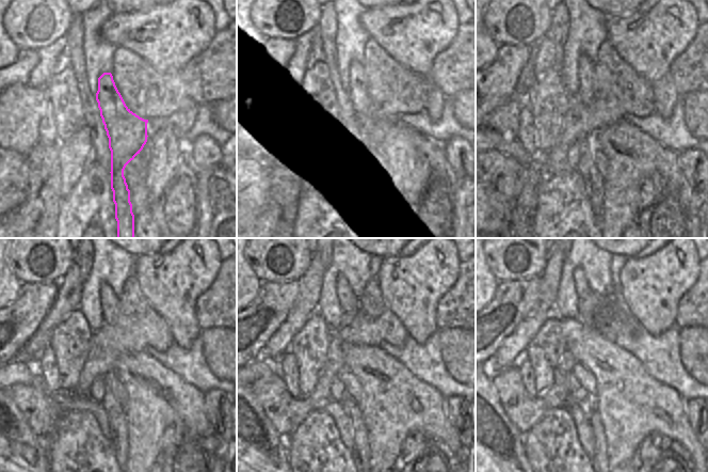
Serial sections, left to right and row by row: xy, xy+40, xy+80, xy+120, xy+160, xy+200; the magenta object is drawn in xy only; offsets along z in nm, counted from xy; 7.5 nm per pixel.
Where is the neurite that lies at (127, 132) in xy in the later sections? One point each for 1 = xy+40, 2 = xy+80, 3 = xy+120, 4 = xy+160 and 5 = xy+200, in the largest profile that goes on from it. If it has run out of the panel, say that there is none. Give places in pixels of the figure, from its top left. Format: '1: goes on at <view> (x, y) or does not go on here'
1: goes on at xy+40 (353, 80)
2: goes on at xy+80 (585, 67)
3: goes on at xy+120 (109, 302)
4: goes on at xy+160 (349, 303)
5: goes on at xy+200 (582, 289)

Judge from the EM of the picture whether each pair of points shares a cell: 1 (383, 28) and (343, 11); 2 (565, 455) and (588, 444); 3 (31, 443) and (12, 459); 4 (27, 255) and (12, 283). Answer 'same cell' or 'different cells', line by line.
1: different cells
2: different cells
3: same cell
4: different cells

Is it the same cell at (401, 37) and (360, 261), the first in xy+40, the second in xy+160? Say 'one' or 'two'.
two

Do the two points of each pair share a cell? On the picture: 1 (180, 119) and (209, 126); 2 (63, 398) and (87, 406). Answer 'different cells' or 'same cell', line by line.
1: different cells
2: same cell

